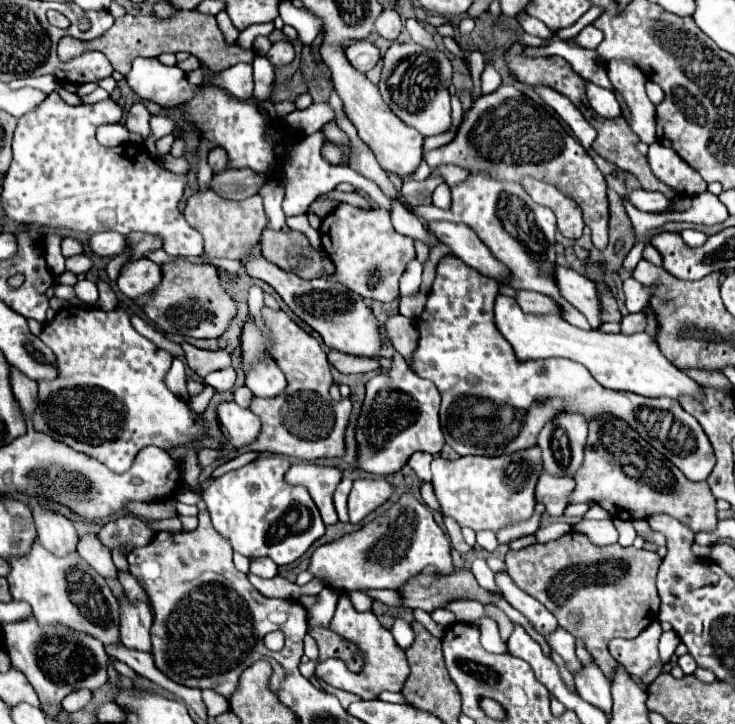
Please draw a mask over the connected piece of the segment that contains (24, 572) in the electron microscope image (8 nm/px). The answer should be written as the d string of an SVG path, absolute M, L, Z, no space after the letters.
M39 542L33 544L25 558L9 560L11 572L7 576L13 600L23 600L33 608L33 616L39 626L63 624L75 632L99 638L105 646L119 644L119 602L111 594L107 582L79 558L71 554L67 558L55 558Z

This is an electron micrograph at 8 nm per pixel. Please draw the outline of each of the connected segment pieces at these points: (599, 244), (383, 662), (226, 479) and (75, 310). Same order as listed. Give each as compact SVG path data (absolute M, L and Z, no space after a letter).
M503 84L495 92L475 98L469 112L465 112L455 138L437 150L429 150L425 160L431 168L455 164L465 168L469 174L485 172L491 178L505 182L521 182L525 176L531 176L553 184L573 198L583 210L583 220L591 228L595 248L607 248L609 200L605 176L595 166L587 150L583 150L583 146L579 146L579 142L563 130L559 120L513 84Z
M347 594L339 596L337 602L337 610L335 616L331 620L329 626L333 632L341 634L343 638L349 638L351 642L355 642L359 646L361 652L365 652L365 666L361 672L351 672L347 668L347 664L341 658L329 658L325 662L319 662L315 668L315 676L325 680L327 684L353 692L363 700L373 700L377 698L383 690L389 692L401 692L403 682L406 681L407 676L410 674L410 667L406 658L405 652L397 646L397 642L393 640L391 632L387 628L381 626L381 622L377 620L377 616L373 612L357 612L349 600Z
M287 456L257 458L239 470L215 478L209 490L203 490L201 496L213 528L227 538L235 552L247 558L269 556L275 564L291 564L325 534L325 524L309 492L301 486L285 484L283 476L289 466Z
M69 304L61 308L49 324L45 324L39 338L59 360L59 378L39 382L39 408L33 416L33 424L39 432L45 432L55 440L97 458L113 472L127 472L137 452L145 446L153 444L163 450L171 450L207 436L207 426L201 414L191 414L187 402L177 398L165 384L173 356L143 338L131 326L129 314L123 308L105 312L101 308L81 308Z

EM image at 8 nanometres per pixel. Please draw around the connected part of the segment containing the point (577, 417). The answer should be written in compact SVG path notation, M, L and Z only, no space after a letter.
M559 414L539 434L543 470L551 476L575 476L583 464L587 422L581 414Z

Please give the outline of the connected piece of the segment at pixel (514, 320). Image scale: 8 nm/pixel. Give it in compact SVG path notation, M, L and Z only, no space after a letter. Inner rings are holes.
M499 294L495 300L495 324L499 332L513 346L517 358L521 360L539 360L539 358L569 358L573 362L583 364L591 376L609 390L625 390L649 398L675 398L691 396L695 400L705 398L703 388L673 366L665 354L659 350L657 338L647 332L637 332L631 336L625 334L603 334L599 330L579 330L565 322L559 316L533 316L525 314L515 298Z

